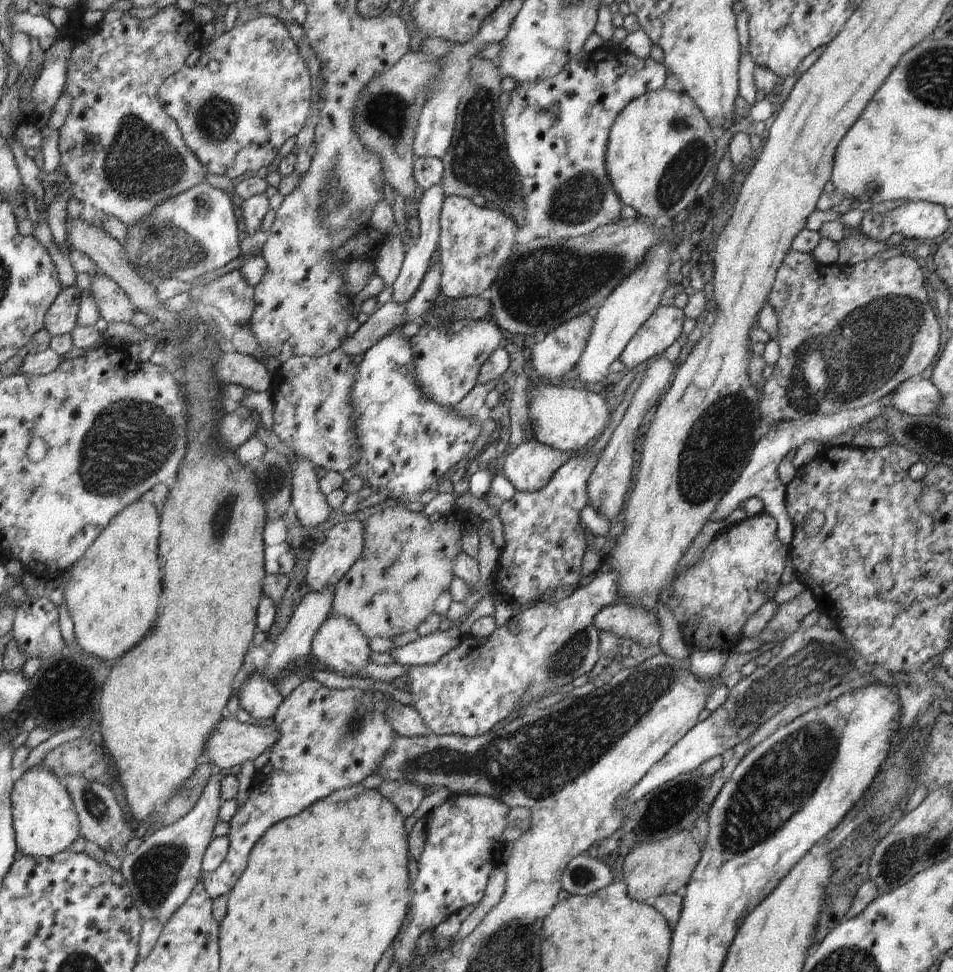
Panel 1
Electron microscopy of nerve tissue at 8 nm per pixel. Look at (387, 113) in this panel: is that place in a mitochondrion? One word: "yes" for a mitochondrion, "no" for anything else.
yes

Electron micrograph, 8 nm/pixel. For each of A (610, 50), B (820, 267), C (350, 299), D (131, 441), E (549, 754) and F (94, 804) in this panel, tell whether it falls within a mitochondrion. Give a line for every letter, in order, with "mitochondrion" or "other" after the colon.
A: other
B: other
C: other
D: mitochondrion
E: mitochondrion
F: mitochondrion

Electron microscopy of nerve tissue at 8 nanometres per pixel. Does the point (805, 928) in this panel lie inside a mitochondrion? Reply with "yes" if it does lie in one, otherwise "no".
no

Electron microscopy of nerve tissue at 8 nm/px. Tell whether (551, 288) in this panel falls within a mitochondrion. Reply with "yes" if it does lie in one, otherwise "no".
yes

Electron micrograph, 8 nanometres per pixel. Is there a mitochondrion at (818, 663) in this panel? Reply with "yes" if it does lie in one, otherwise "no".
yes

